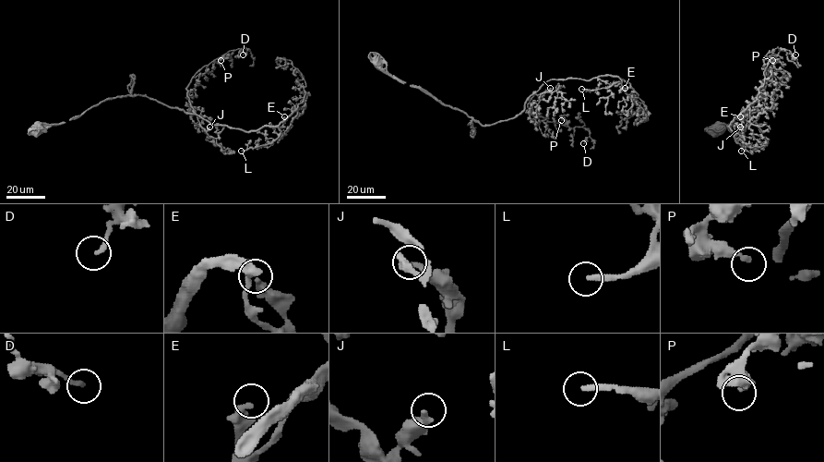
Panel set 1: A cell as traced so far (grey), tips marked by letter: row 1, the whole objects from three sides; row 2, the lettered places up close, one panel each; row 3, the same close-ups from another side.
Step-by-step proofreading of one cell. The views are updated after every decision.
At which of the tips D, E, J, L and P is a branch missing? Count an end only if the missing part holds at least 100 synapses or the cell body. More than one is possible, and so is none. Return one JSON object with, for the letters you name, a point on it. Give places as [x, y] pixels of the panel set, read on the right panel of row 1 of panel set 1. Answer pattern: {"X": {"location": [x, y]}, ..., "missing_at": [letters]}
{"L": {"location": [741, 151]}, "missing_at": ["L"]}

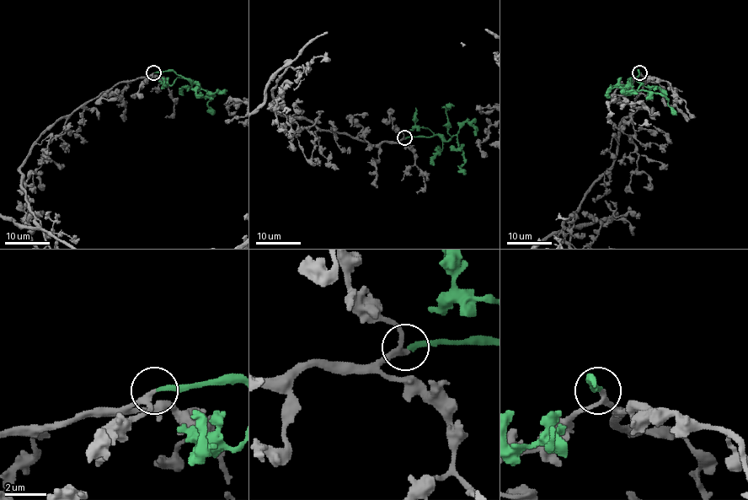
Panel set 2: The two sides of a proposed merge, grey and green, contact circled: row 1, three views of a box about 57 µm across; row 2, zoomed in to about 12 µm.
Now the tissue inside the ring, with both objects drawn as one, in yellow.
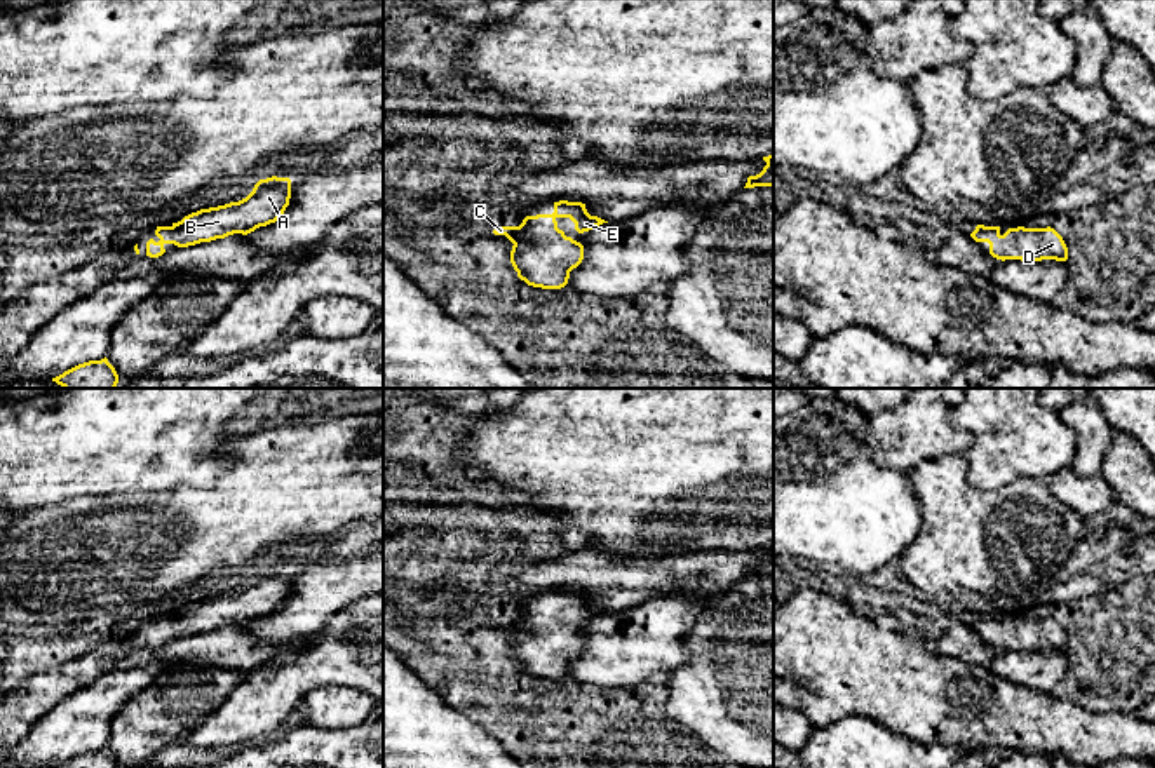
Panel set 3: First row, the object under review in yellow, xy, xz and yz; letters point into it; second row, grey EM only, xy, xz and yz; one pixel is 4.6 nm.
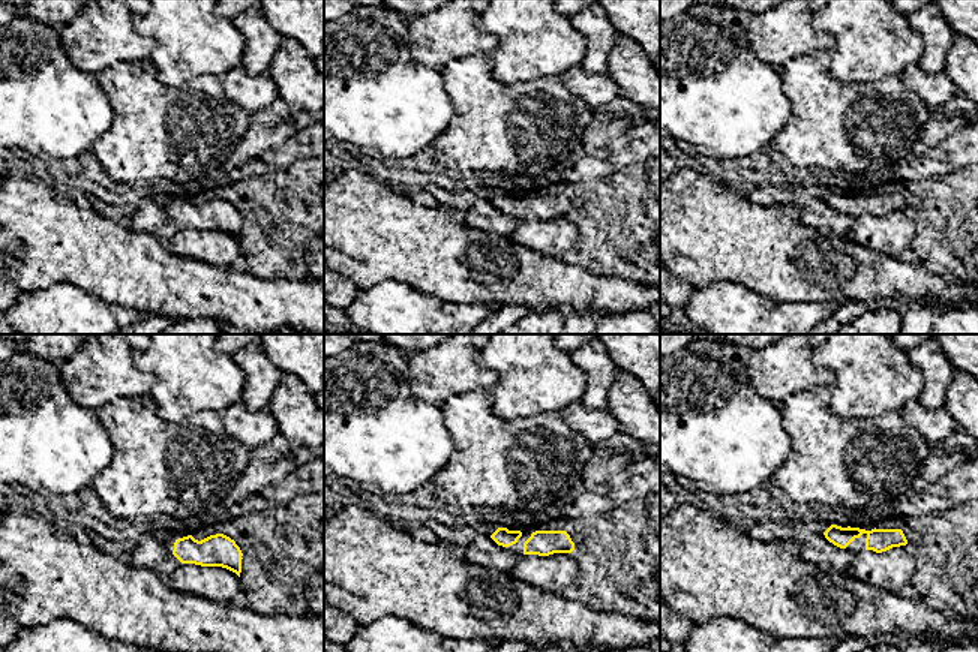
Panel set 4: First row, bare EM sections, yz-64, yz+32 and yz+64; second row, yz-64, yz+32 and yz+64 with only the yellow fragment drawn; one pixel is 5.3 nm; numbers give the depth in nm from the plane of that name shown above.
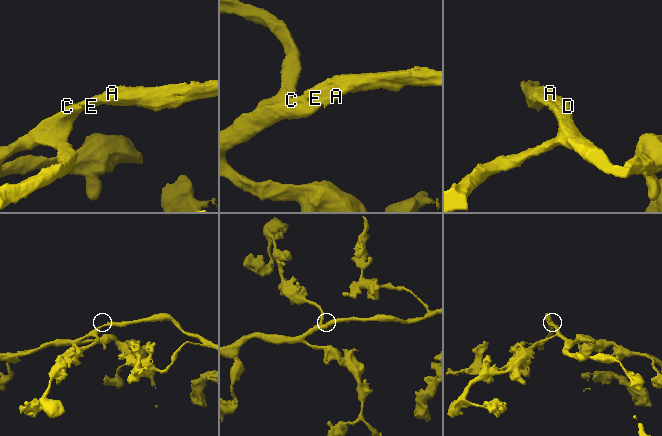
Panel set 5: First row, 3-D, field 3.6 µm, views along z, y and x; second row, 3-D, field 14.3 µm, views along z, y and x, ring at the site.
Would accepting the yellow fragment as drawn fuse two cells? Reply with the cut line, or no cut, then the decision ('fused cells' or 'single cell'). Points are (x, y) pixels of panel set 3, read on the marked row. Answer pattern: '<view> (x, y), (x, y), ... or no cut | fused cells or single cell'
no cut | single cell

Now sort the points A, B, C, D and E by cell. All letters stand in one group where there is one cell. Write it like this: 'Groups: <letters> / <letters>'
Groups: A B C D E

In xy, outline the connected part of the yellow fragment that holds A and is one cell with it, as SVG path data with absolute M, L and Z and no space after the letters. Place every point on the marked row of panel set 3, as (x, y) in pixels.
M267 178L260 179L253 192L239 200L218 207L200 209L185 216L171 226L157 226L160 239L146 242L146 256L159 258L165 253L165 244L188 247L200 242L225 239L233 233L247 235L260 226L275 223L289 205L291 179Z

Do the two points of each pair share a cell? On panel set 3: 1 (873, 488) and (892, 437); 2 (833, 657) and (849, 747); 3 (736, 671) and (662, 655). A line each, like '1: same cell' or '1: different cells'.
1: different cells
2: different cells
3: different cells

